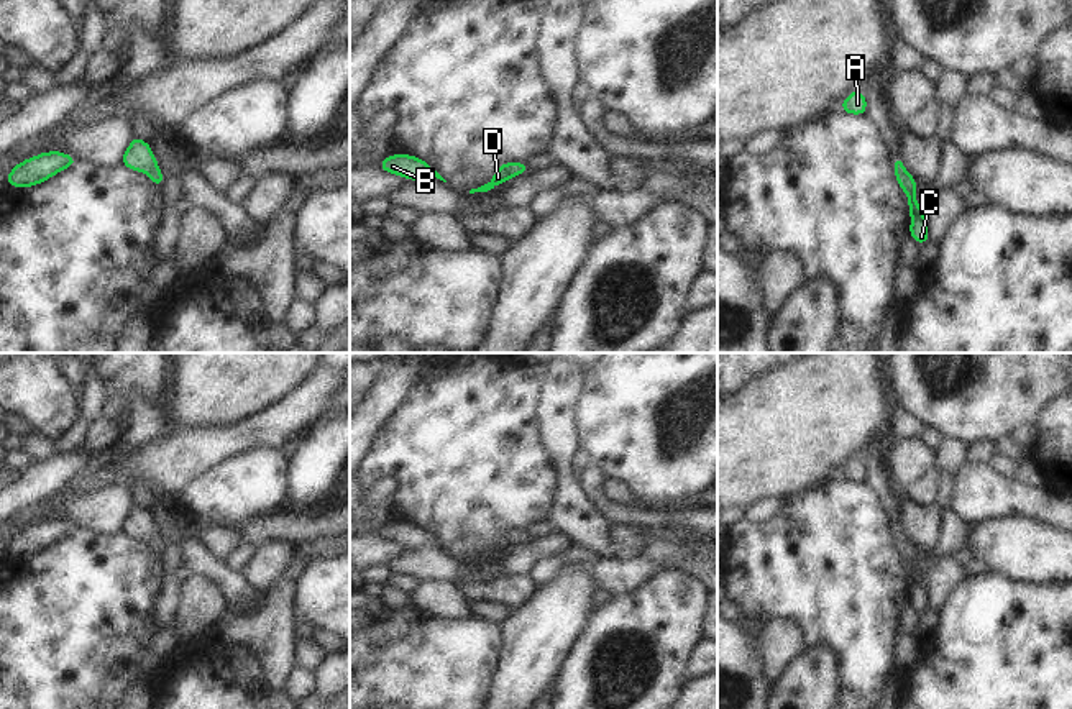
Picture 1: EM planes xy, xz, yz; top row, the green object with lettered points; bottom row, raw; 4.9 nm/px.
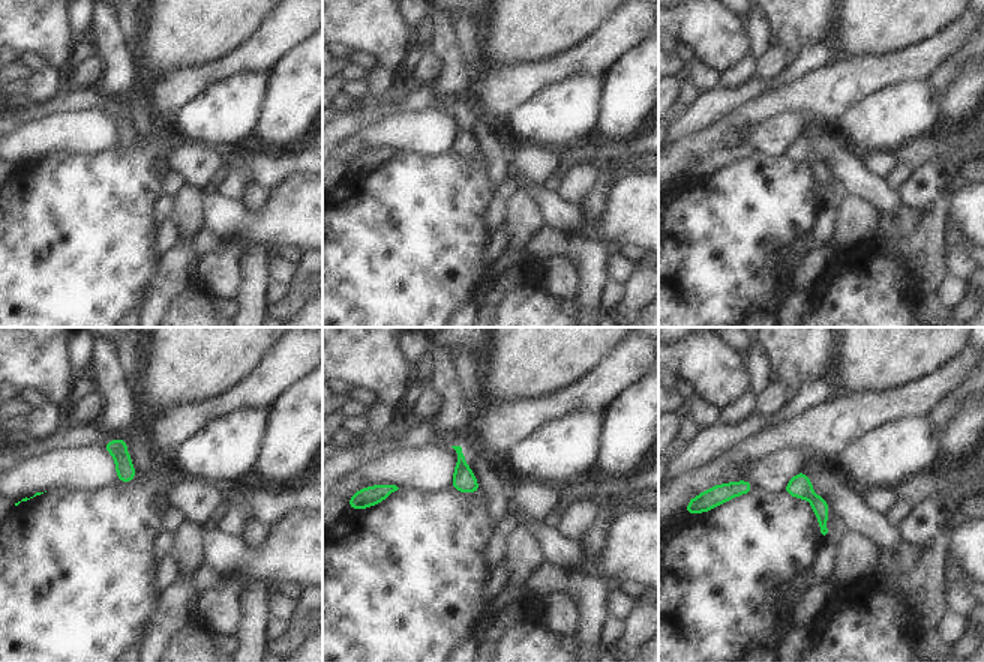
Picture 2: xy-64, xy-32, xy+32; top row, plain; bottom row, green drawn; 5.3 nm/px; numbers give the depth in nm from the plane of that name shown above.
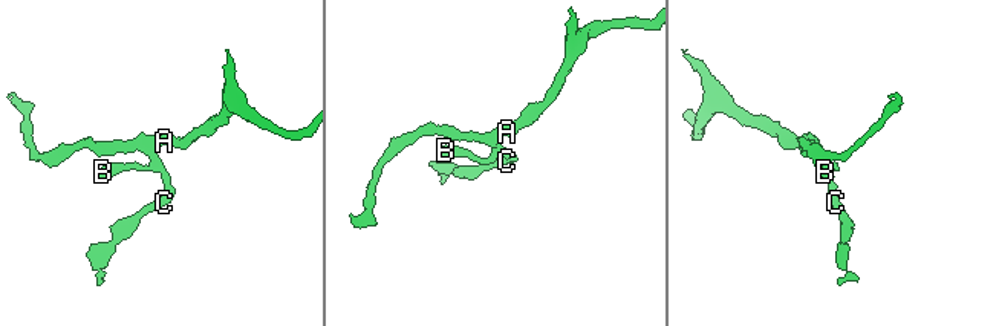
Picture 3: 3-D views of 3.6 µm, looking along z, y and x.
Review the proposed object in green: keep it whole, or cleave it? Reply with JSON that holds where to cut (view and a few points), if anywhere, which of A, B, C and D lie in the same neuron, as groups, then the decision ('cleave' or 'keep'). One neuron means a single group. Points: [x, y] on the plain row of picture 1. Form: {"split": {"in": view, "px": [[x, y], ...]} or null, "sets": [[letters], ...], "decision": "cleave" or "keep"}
{"split": null, "sets": [["A", "B", "C", "D"]], "decision": "keep"}

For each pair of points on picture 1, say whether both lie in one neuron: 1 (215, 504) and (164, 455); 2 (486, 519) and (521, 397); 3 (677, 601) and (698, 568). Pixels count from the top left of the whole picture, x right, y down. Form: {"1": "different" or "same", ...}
{"1": "different", "2": "same", "3": "different"}

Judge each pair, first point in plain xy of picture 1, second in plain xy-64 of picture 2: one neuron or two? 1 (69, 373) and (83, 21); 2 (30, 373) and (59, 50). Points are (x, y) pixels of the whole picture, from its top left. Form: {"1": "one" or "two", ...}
{"1": "one", "2": "one"}

